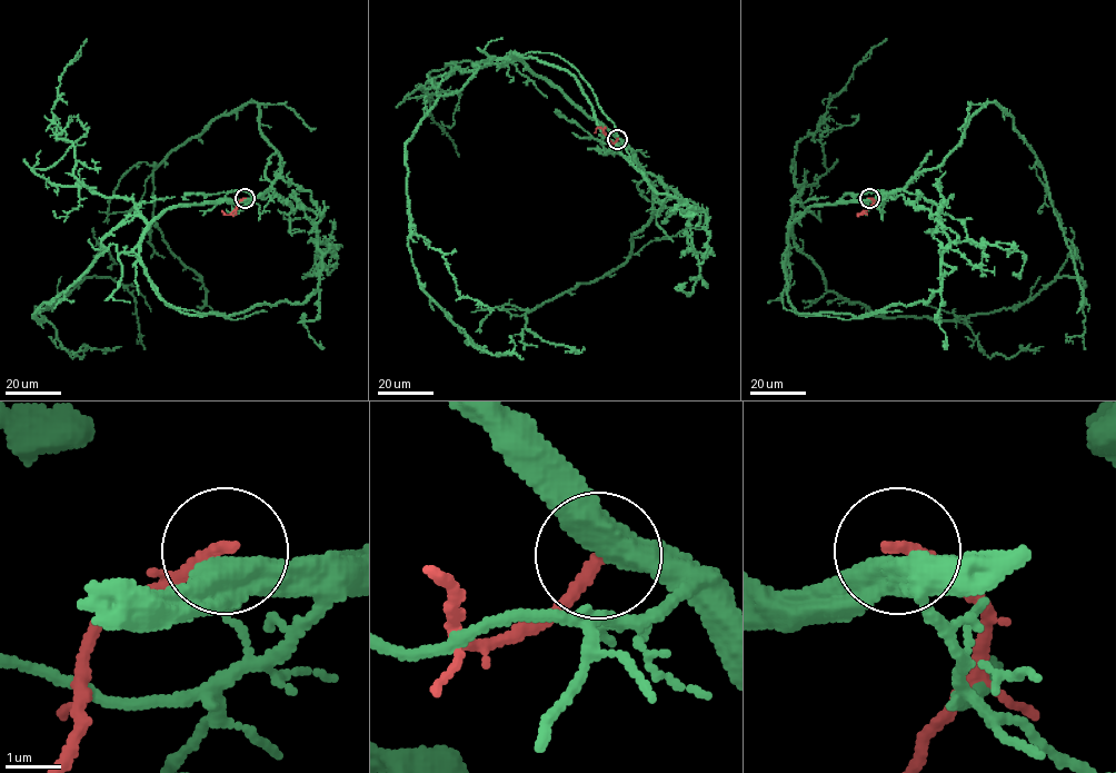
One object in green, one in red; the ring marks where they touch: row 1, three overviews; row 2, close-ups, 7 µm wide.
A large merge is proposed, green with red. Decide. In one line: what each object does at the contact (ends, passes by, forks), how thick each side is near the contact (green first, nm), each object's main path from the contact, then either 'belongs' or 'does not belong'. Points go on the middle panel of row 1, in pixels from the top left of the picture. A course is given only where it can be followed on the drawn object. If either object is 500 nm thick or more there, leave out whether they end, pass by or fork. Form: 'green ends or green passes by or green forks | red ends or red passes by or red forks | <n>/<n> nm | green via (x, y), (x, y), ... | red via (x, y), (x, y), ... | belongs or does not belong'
500/240 nm | green via (617, 139), (511, 55), (567, 70), (598, 127), (657, 192), (694, 211), (689, 219), (691, 201), (560, 112) | red via (617, 139), (610, 142), (601, 128), (594, 132) | does not belong

